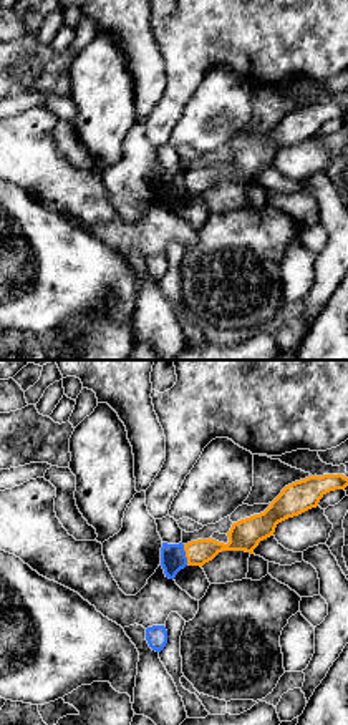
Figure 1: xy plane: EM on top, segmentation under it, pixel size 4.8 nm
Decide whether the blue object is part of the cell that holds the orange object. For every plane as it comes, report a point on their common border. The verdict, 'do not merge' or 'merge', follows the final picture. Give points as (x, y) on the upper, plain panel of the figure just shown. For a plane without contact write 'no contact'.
(186, 183)

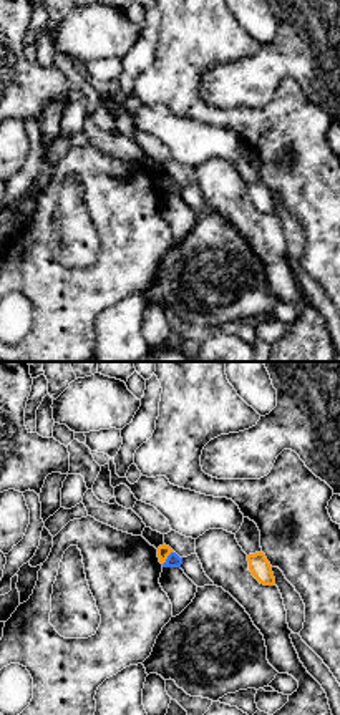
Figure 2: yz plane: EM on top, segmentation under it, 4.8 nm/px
(166, 186)

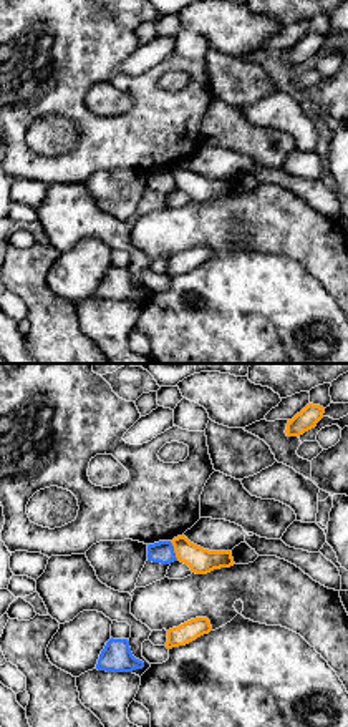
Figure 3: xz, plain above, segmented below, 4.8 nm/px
(174, 180)

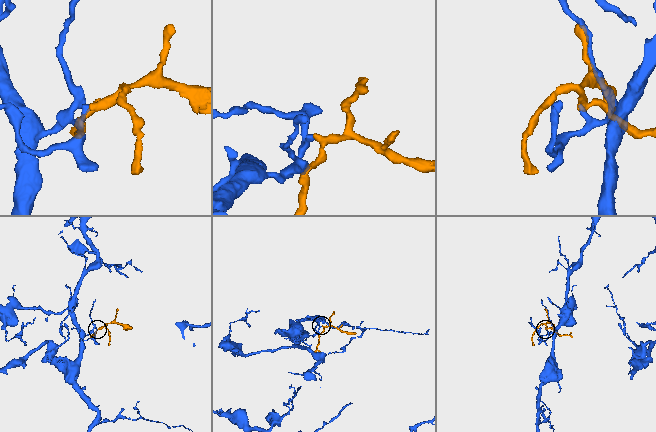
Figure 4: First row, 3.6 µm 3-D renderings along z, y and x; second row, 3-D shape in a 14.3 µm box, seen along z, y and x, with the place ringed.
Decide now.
do not merge

